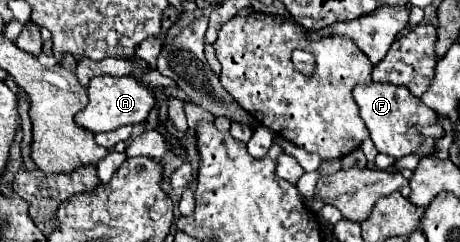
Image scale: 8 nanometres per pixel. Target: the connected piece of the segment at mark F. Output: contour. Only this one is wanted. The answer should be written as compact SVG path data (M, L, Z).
M370 83L370 85L356 87L354 99L360 107L360 117L364 119L370 131L370 139L374 141L378 153L390 155L394 159L406 157L410 153L418 157L434 155L434 145L442 137L444 129L438 123L436 111L426 107L406 87L392 85L392 83Z

